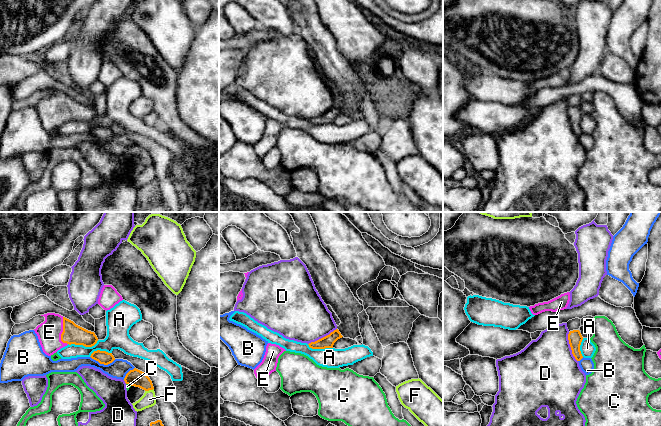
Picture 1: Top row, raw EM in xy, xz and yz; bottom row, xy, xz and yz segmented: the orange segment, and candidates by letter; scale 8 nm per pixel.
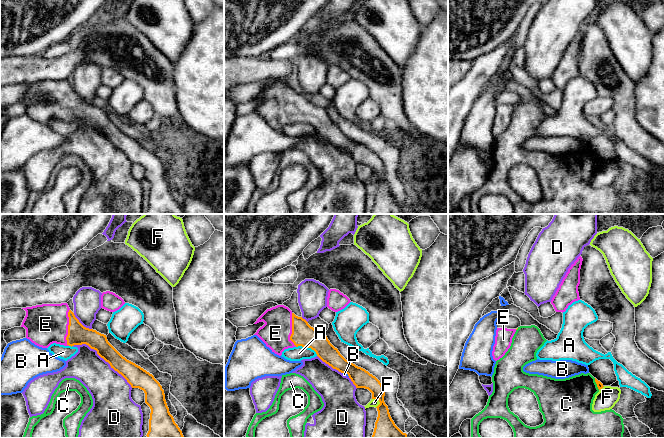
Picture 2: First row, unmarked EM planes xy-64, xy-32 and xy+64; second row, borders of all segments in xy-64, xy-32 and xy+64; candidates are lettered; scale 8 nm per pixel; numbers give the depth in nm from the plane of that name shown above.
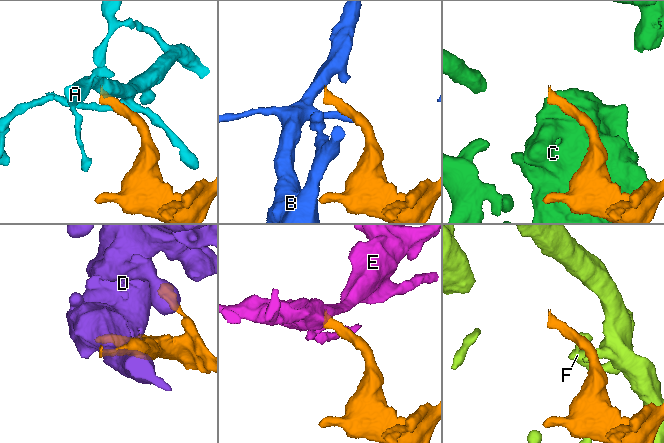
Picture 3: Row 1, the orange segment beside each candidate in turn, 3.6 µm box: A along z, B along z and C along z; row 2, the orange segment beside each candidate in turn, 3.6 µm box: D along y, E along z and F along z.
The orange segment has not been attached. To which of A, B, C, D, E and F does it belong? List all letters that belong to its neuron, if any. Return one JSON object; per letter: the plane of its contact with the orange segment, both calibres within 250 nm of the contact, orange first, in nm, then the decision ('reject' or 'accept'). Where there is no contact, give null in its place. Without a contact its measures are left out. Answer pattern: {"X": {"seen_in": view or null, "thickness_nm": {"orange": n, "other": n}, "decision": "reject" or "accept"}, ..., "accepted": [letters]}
{"A": {"seen_in": "xy", "thickness_nm": {"orange": 160, "other": 140}, "decision": "reject"}, "B": {"seen_in": "xy", "thickness_nm": {"orange": 110, "other": 150}, "decision": "reject"}, "C": {"seen_in": "xy", "thickness_nm": {"orange": 140, "other": 30}, "decision": "reject"}, "D": {"seen_in": "yz", "thickness_nm": {"orange": 120, "other": 460}, "decision": "reject"}, "E": {"seen_in": "xy", "thickness_nm": {"orange": 160, "other": 190}, "decision": "accept"}, "F": {"seen_in": "xy", "thickness_nm": {"orange": 140, "other": 110}, "decision": "reject"}, "accepted": ["E"]}

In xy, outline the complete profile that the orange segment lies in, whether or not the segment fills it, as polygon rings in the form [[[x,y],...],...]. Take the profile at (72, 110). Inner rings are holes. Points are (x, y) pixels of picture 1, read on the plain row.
[[[55,89],[41,91],[45,97],[34,107],[38,112],[43,128],[51,132],[68,120],[94,122],[98,114],[94,108],[88,107],[73,97]]]

